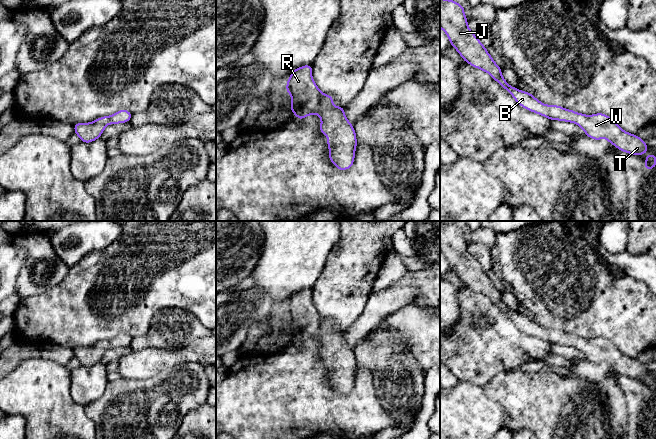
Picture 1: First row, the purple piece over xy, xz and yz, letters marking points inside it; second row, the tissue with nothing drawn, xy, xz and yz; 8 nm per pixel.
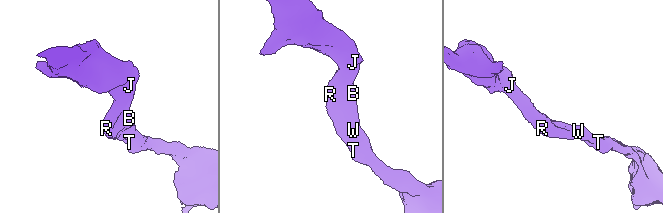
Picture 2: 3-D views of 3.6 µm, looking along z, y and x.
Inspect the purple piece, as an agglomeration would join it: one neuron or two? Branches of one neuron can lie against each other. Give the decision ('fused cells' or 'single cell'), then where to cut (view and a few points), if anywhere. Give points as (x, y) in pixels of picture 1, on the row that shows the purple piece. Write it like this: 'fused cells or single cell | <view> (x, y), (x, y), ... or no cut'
single cell | no cut

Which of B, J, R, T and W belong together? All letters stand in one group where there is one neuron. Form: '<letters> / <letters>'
B J R T W

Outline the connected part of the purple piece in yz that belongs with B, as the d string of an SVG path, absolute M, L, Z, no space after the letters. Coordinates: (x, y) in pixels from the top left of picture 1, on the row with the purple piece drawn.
M440 0L440 28L447 34L453 46L465 62L491 75L525 109L550 120L572 122L595 140L607 139L619 150L632 155L644 154L649 148L637 135L622 130L609 116L598 113L584 115L557 105L545 105L530 92L511 87L502 77L501 68L494 62L480 40L469 29L464 7L452 0Z

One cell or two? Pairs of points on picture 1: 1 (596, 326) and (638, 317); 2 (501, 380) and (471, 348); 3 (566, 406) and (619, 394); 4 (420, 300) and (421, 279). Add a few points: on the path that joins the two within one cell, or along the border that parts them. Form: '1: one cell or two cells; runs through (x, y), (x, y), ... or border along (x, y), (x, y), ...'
1: one cell; runs through (606, 317), (628, 317)
2: two cells; border along (514, 370), (497, 373), (483, 387)
3: two cells; border along (606, 399), (611, 422)
4: one cell; runs through (421, 295), (421, 284)

